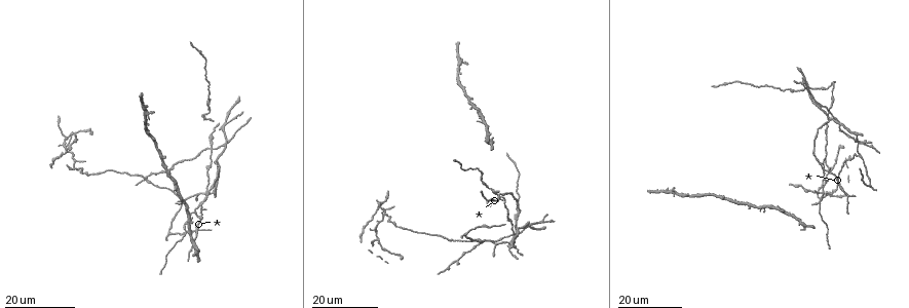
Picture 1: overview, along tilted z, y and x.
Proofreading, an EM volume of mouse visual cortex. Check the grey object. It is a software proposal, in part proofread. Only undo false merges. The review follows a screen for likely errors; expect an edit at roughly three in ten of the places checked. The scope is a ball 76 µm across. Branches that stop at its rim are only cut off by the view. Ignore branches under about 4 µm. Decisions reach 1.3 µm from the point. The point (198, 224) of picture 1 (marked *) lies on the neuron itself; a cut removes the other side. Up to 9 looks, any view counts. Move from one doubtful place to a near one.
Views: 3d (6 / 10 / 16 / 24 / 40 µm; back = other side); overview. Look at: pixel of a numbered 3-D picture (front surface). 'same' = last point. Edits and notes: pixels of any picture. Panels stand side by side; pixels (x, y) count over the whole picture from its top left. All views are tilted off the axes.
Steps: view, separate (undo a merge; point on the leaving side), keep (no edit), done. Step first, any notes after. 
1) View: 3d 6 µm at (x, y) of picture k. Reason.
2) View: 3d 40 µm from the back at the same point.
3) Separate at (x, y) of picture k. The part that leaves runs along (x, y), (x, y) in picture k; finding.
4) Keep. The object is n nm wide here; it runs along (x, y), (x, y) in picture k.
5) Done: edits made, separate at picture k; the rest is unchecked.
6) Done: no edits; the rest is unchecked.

View: 3d 16 µm at (511, 195) of picture 1. A narrow waist.

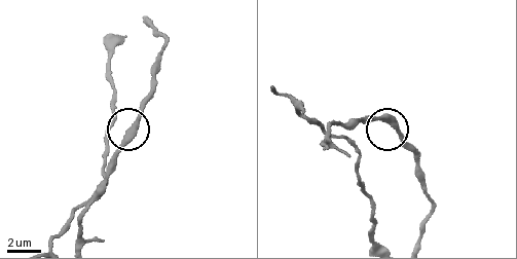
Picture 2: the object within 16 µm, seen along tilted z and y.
View: 3d 10 µm at (139, 119) of picture 2. Closer look.

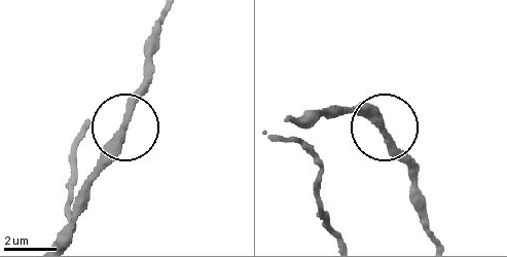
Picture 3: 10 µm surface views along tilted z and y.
Keep. The object is 260 nm wide here; it runs along (295, 123), (356, 113), (378, 127), (407, 177) in picture 3; continuous, no second neuron.

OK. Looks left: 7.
View: 3d 16 µm at (224, 125) of picture 1.

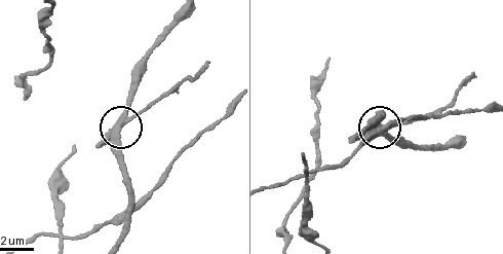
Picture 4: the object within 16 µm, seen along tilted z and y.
View: 3d 10 µm at (128, 117) of picture 4. Zoom in.

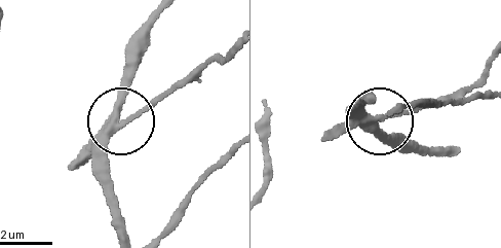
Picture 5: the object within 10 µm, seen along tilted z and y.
Separate at (141, 113) of picture 5. The side arm is 8 µm long; the part that leaves runs along (106, 131), (129, 124), (186, 83), (210, 57), (228, 55) in picture 5; two neurons meet here.

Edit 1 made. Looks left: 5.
View: overview. See it whole again.

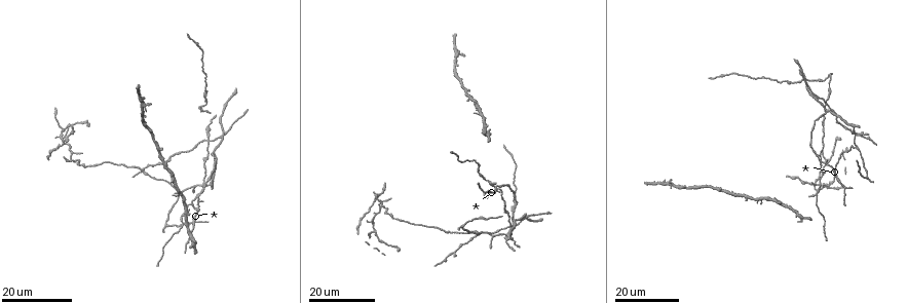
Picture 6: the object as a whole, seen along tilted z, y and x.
View: 3d 16 µm at (211, 141) of picture 6. Looks like a crossing.

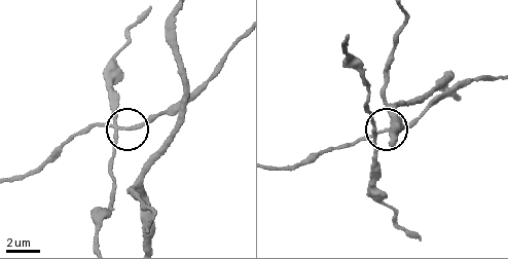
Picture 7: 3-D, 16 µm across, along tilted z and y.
View: 3d 10 µm at (378, 133) of picture 7.

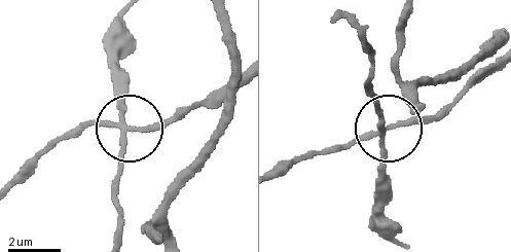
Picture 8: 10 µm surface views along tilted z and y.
Separate at (123, 104) of picture 8. 4 arms meet here; the part that leaves runs along (126, 124), (116, 73), (118, 15) in picture 8; a second neuron is stuck on.

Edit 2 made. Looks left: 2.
View: 3d 24 µm at (819, 97) of picture 6.

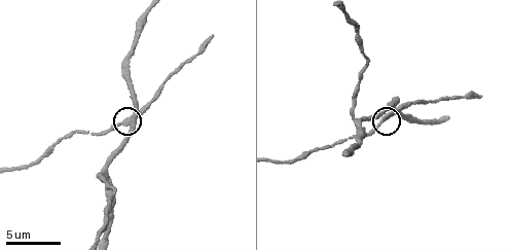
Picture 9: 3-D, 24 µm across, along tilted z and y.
View: 3d 6 µm at (393, 112) of picture 9.

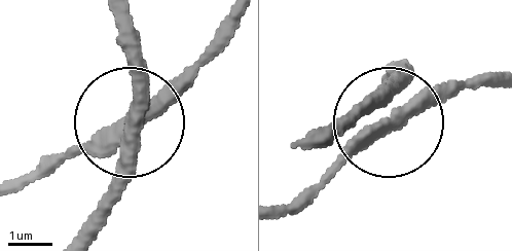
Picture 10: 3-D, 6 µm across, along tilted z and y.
Keep. It runs along (85, 221), (145, 97), (141, 35) in picture 10; one neuron here.

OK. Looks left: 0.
Done: edits made, separate at picture 5, separate at picture 8; the rest is unchecked.

